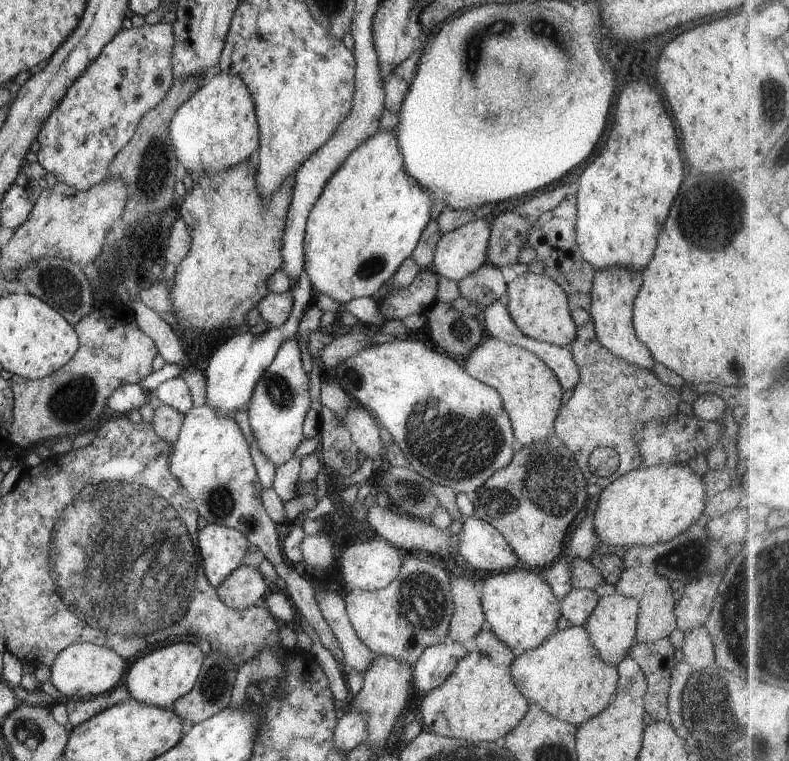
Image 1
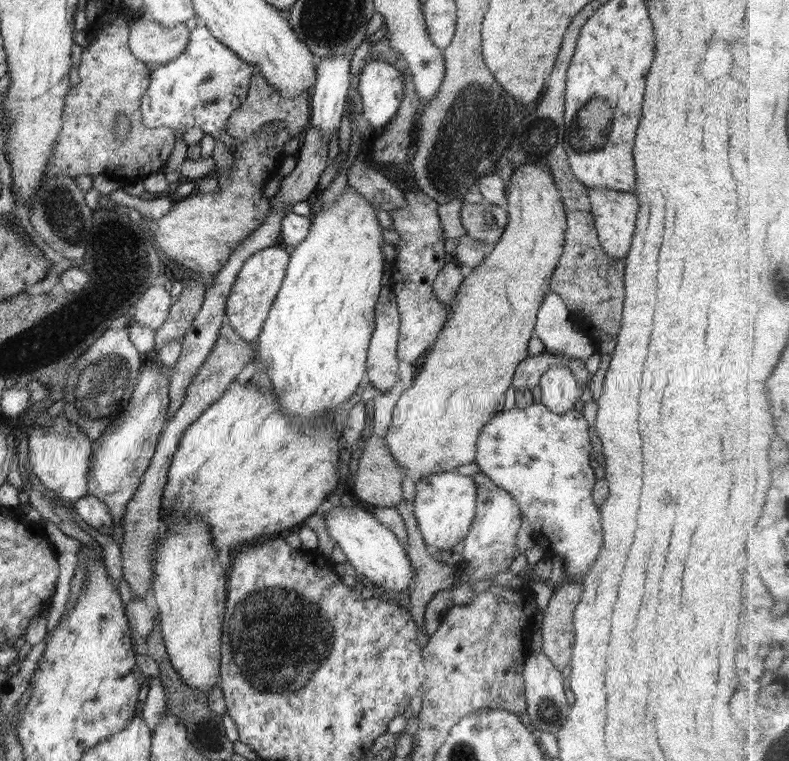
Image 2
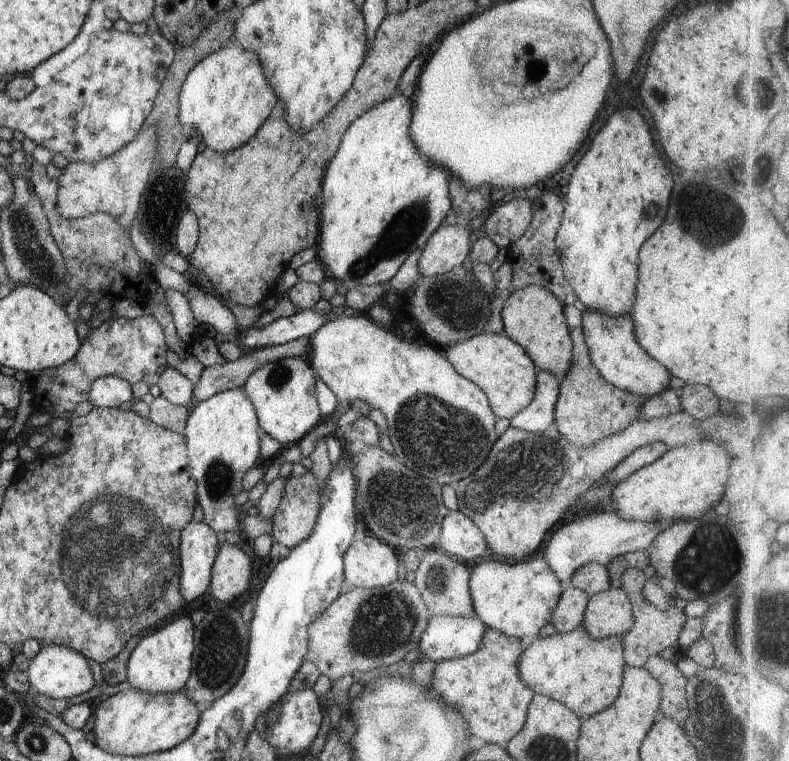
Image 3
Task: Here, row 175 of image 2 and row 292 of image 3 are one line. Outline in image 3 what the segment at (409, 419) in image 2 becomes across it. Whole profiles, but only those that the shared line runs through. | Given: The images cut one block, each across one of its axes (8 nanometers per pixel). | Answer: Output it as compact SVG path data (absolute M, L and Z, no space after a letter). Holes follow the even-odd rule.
M528 284L518 288L504 300L502 308L504 332L508 338L522 346L538 370L546 370L562 379L570 369L573 341L558 298L539 285Z

